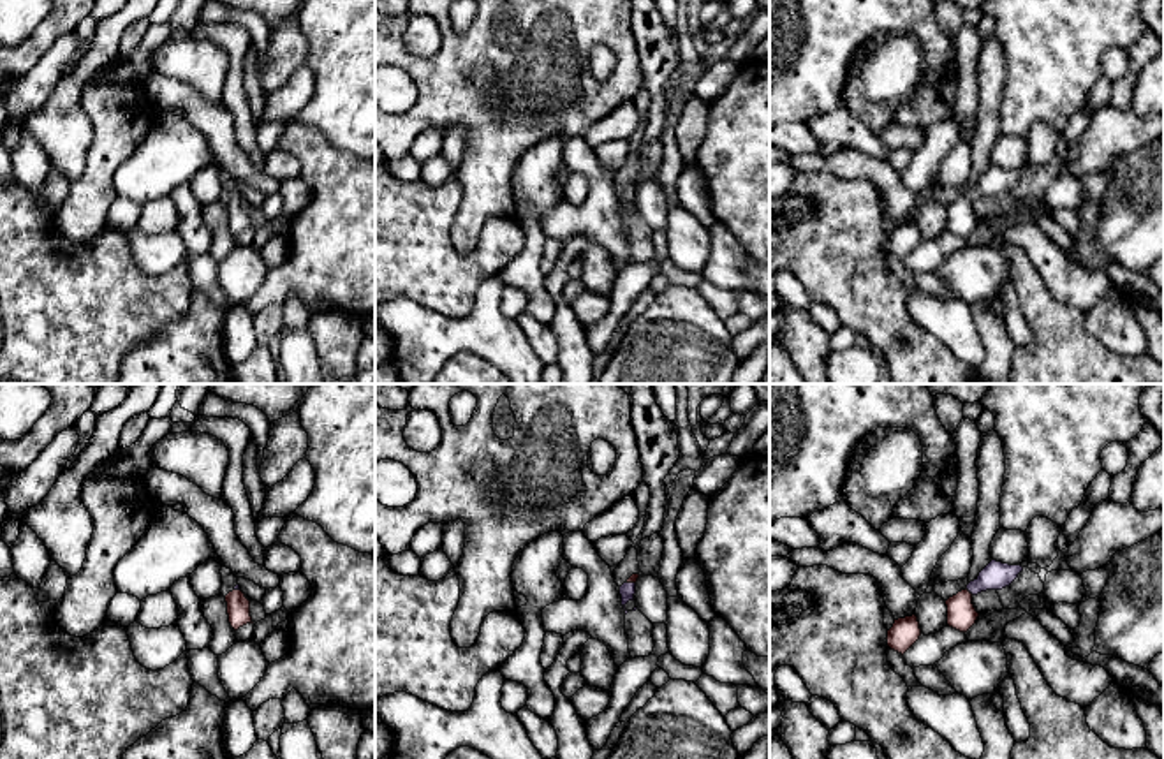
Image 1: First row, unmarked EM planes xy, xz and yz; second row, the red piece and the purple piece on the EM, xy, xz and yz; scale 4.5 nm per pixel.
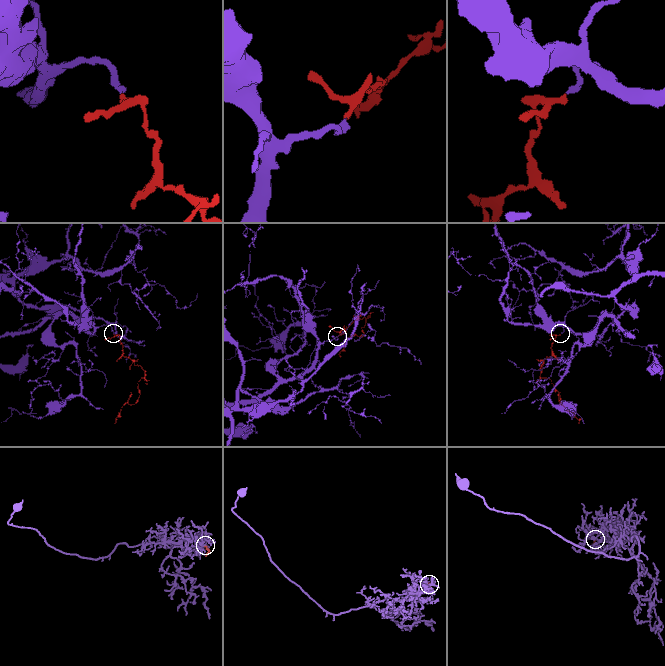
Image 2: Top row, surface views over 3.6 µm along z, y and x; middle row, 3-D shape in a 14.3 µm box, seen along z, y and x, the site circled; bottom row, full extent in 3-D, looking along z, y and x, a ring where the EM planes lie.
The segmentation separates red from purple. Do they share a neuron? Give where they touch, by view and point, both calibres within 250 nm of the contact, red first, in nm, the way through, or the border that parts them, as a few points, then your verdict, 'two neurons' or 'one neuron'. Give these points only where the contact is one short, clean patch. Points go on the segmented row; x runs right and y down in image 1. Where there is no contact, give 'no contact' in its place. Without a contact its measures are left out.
meets red in yz at (967, 590); 140 nm thick on the red side, 130 nm on the other; runs through yz (962, 615), (962, 601), (967, 590), (995, 576); one neuron

